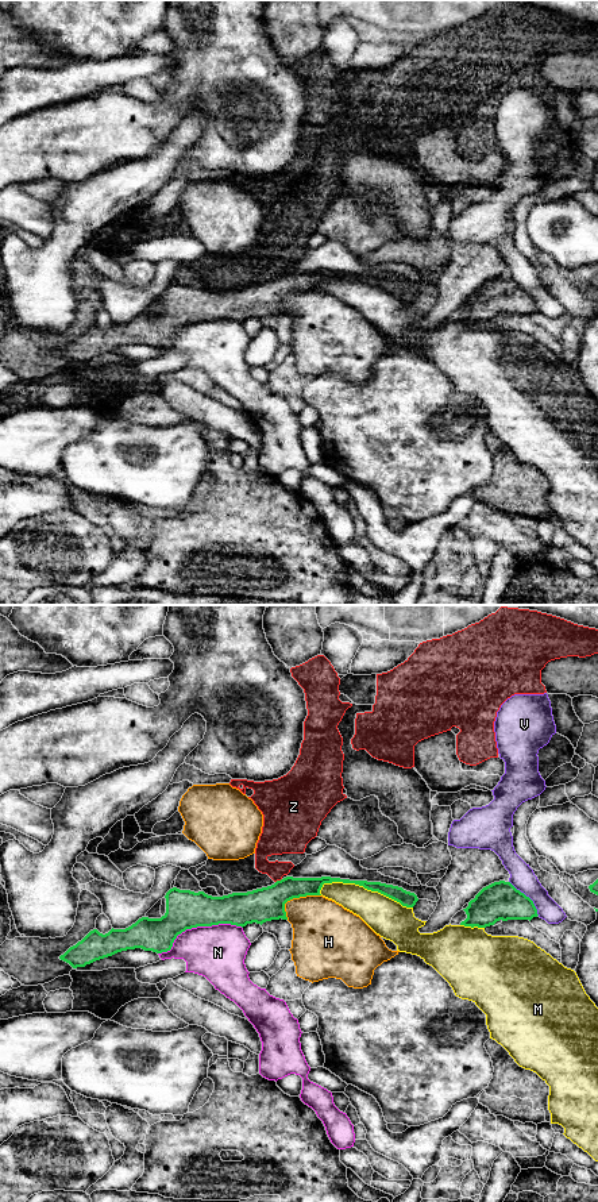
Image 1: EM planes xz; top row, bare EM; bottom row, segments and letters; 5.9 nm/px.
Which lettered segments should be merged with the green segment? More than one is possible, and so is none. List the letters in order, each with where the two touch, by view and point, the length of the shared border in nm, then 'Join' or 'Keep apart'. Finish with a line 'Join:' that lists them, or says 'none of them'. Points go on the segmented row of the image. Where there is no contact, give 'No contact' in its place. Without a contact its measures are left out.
H: Touches green at xz (294, 897). Shared border 260 nm. Keep apart
M: Touches green at xz (365, 887). Shared border 550 nm. Keep apart
N: Touches green at xz (197, 925). Shared border 550 nm. Keep apart
V: Touches green at xz (528, 897). Shared border 280 nm. Keep apart
Z: Touches green at xz (278, 881). Shared border 50 nm. Keep apart
Join: none of them

